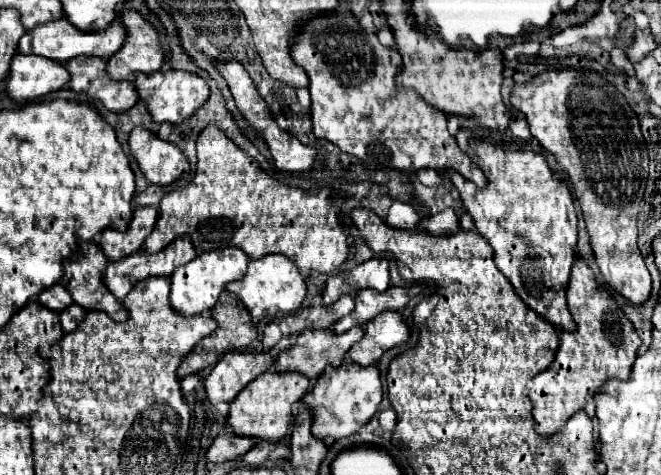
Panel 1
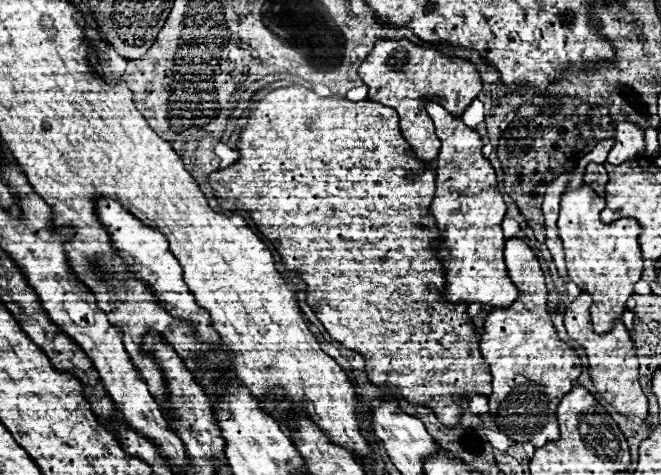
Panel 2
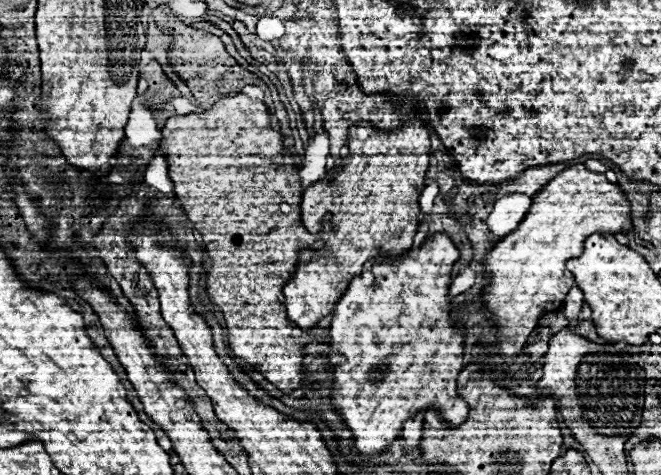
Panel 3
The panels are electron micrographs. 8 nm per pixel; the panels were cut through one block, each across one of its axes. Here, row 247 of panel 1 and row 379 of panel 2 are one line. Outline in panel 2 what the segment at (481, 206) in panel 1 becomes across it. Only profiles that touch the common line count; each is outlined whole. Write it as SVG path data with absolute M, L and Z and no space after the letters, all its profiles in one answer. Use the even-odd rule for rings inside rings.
M508 238L504 258L508 274L520 294L512 306L494 308L486 316L480 336L480 352L492 374L492 394L488 396L490 416L510 440L520 444L530 442L534 448L540 448L560 436L556 406L562 396L572 390L582 366L576 352L556 336L546 312L544 276L532 250L520 238Z

